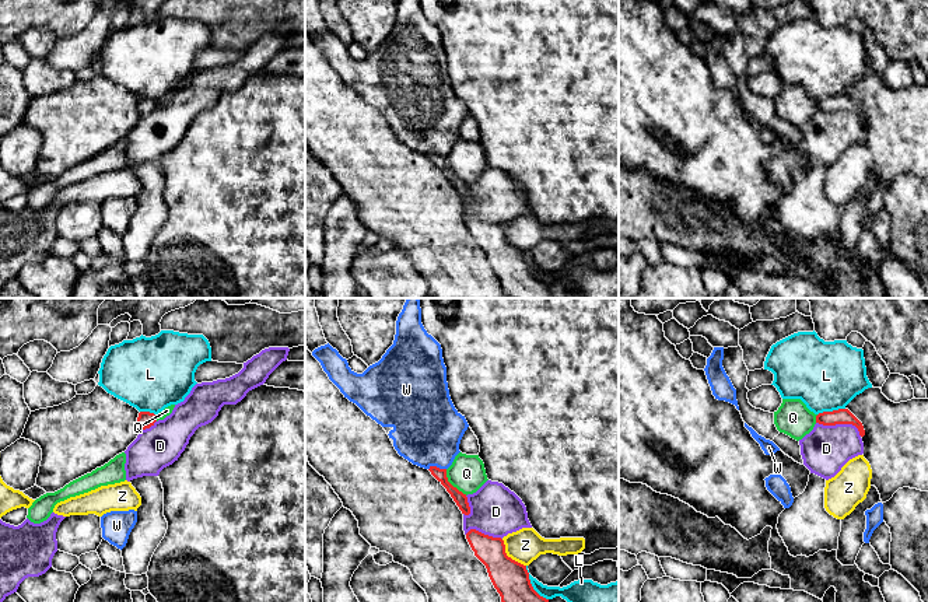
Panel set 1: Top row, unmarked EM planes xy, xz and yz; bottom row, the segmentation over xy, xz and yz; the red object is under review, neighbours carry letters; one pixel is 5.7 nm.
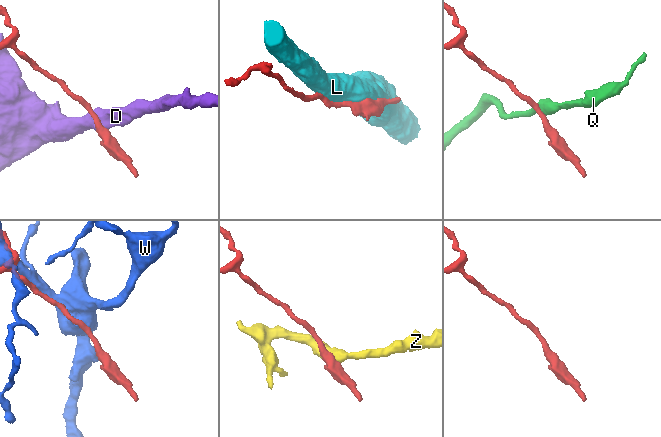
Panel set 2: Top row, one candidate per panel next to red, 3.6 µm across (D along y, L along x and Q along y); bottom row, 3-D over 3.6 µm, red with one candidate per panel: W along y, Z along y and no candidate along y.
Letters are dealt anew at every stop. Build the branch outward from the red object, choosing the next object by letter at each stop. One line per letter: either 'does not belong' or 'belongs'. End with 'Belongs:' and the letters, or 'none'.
D: does not belong
L: does not belong
Q: does not belong
W: does not belong
Z: does not belong
Belongs: none

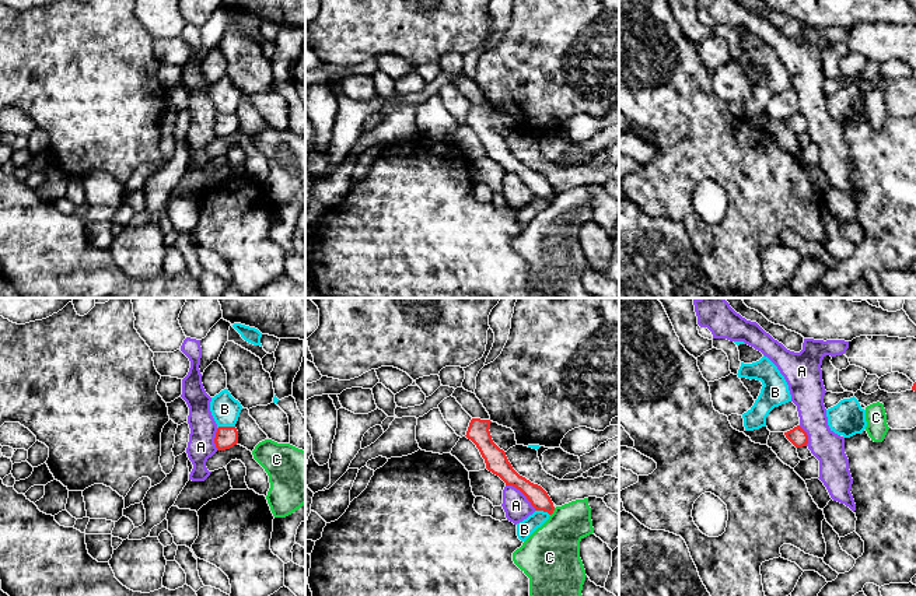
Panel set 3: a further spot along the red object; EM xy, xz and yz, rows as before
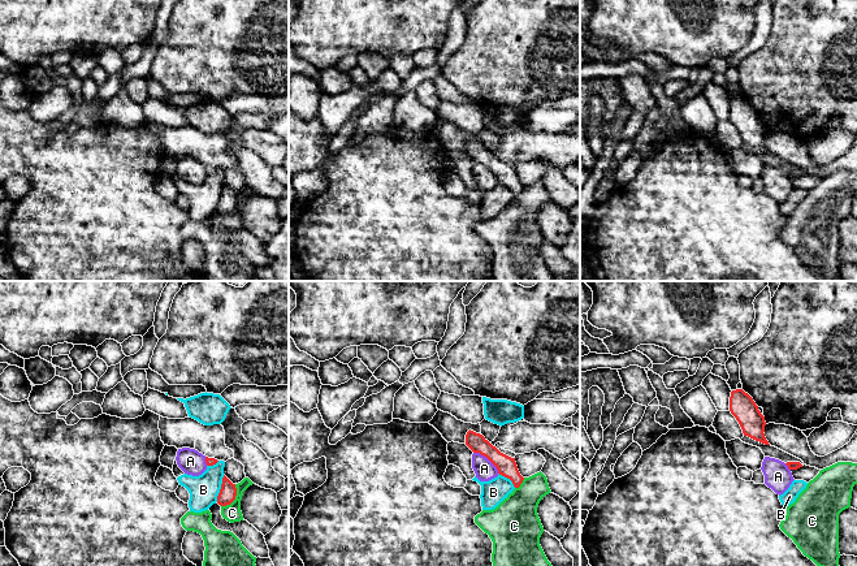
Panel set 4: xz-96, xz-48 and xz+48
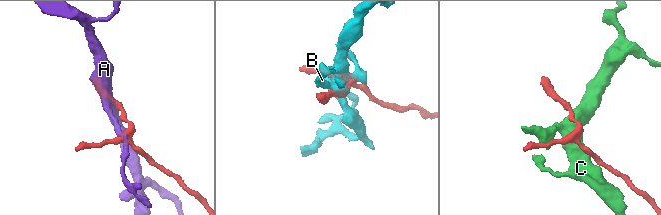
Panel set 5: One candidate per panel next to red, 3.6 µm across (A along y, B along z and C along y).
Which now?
A: does not belong
B: does not belong
C: does not belong
Belongs: none

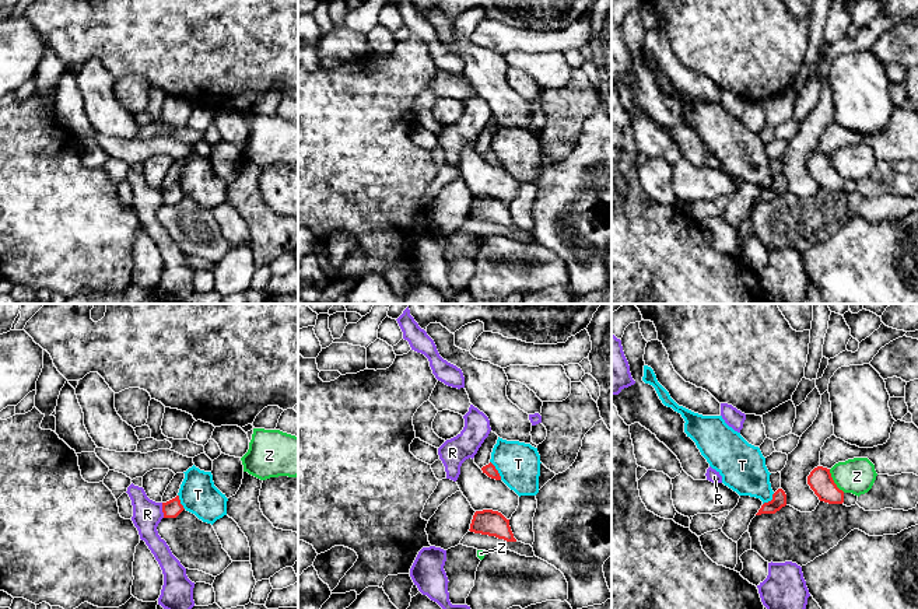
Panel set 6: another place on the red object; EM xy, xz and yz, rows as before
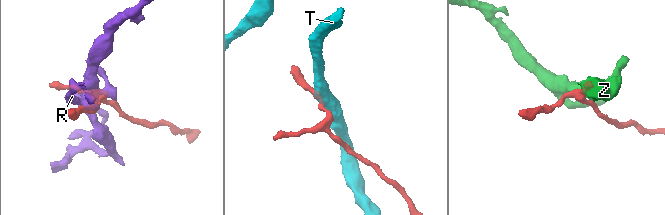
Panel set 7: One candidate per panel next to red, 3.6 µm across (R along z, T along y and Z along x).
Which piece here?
R: does not belong
T: does not belong
Z: does not belong
Belongs: none

